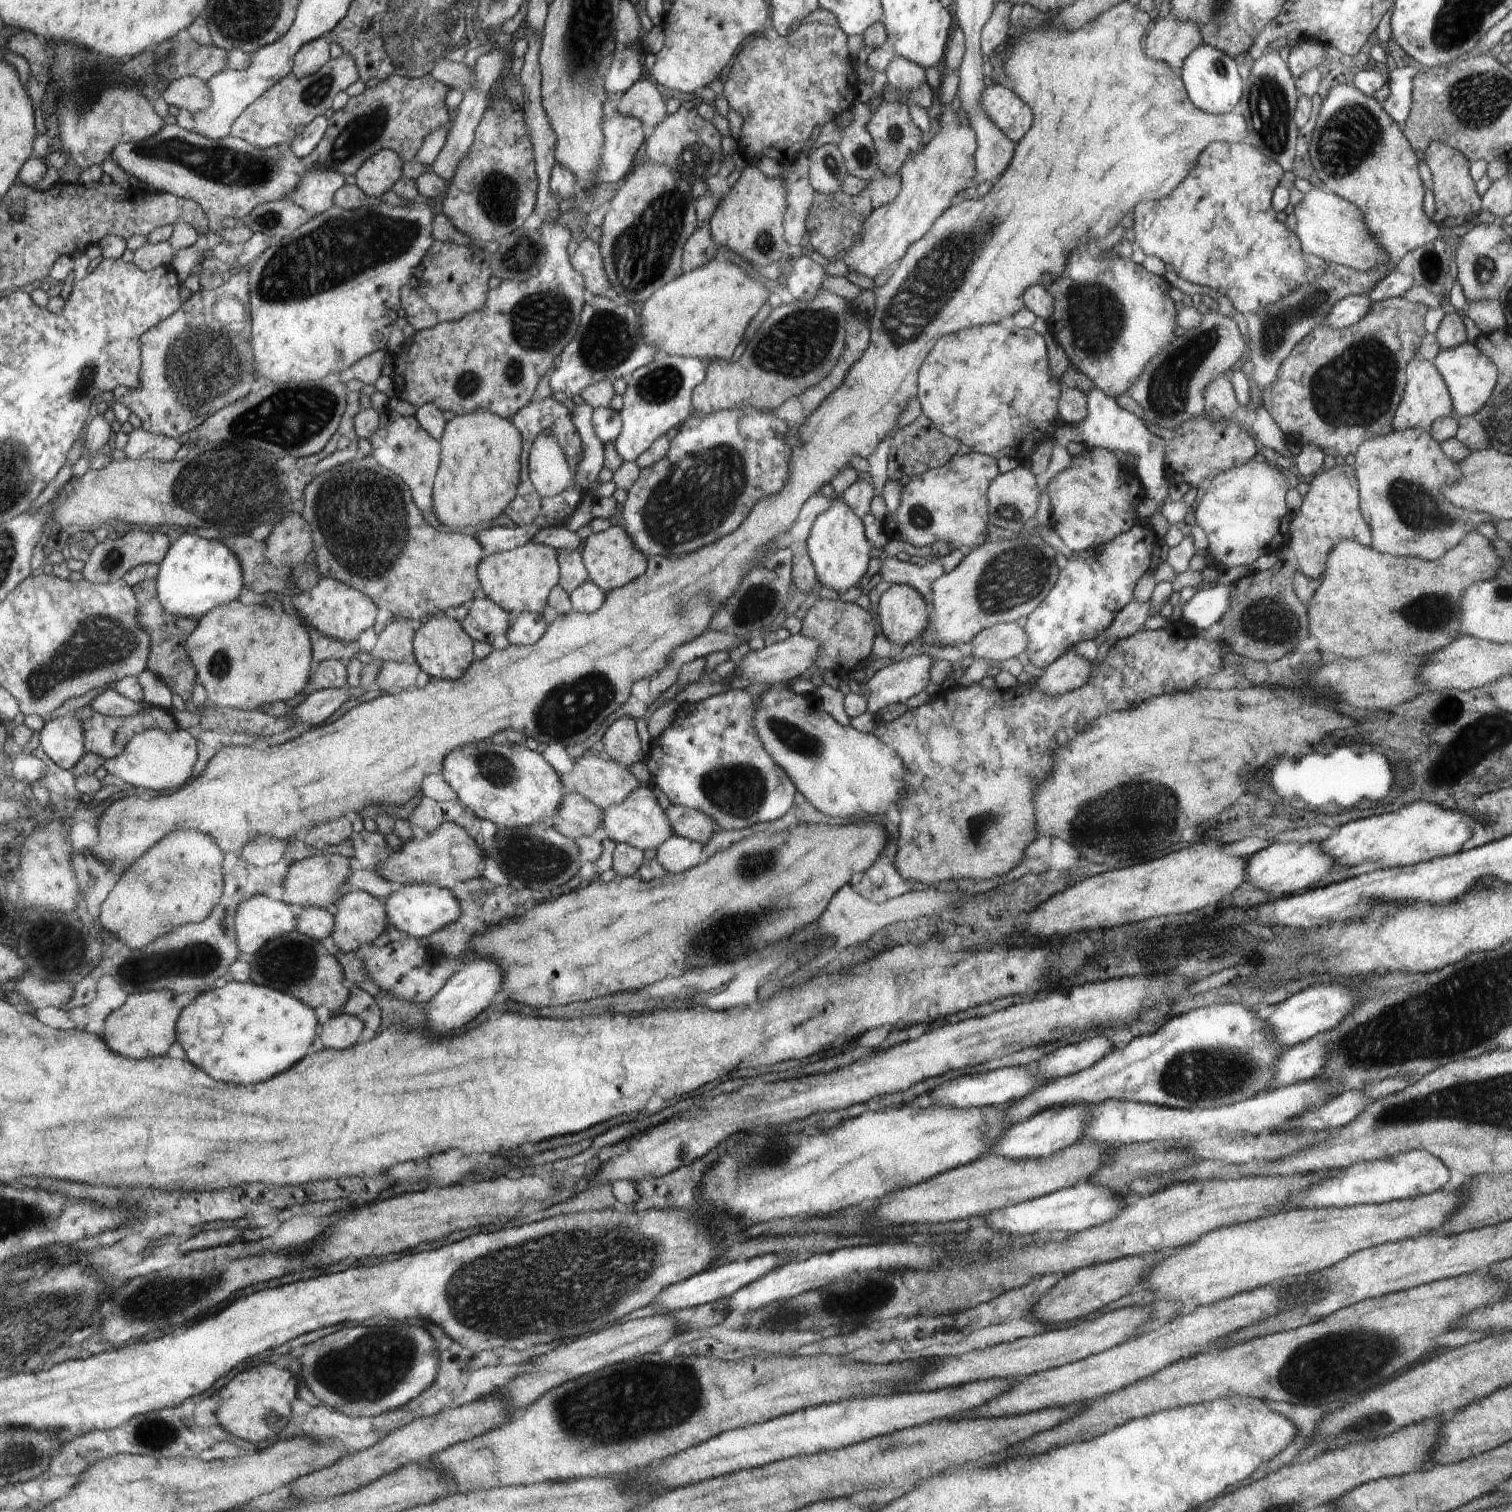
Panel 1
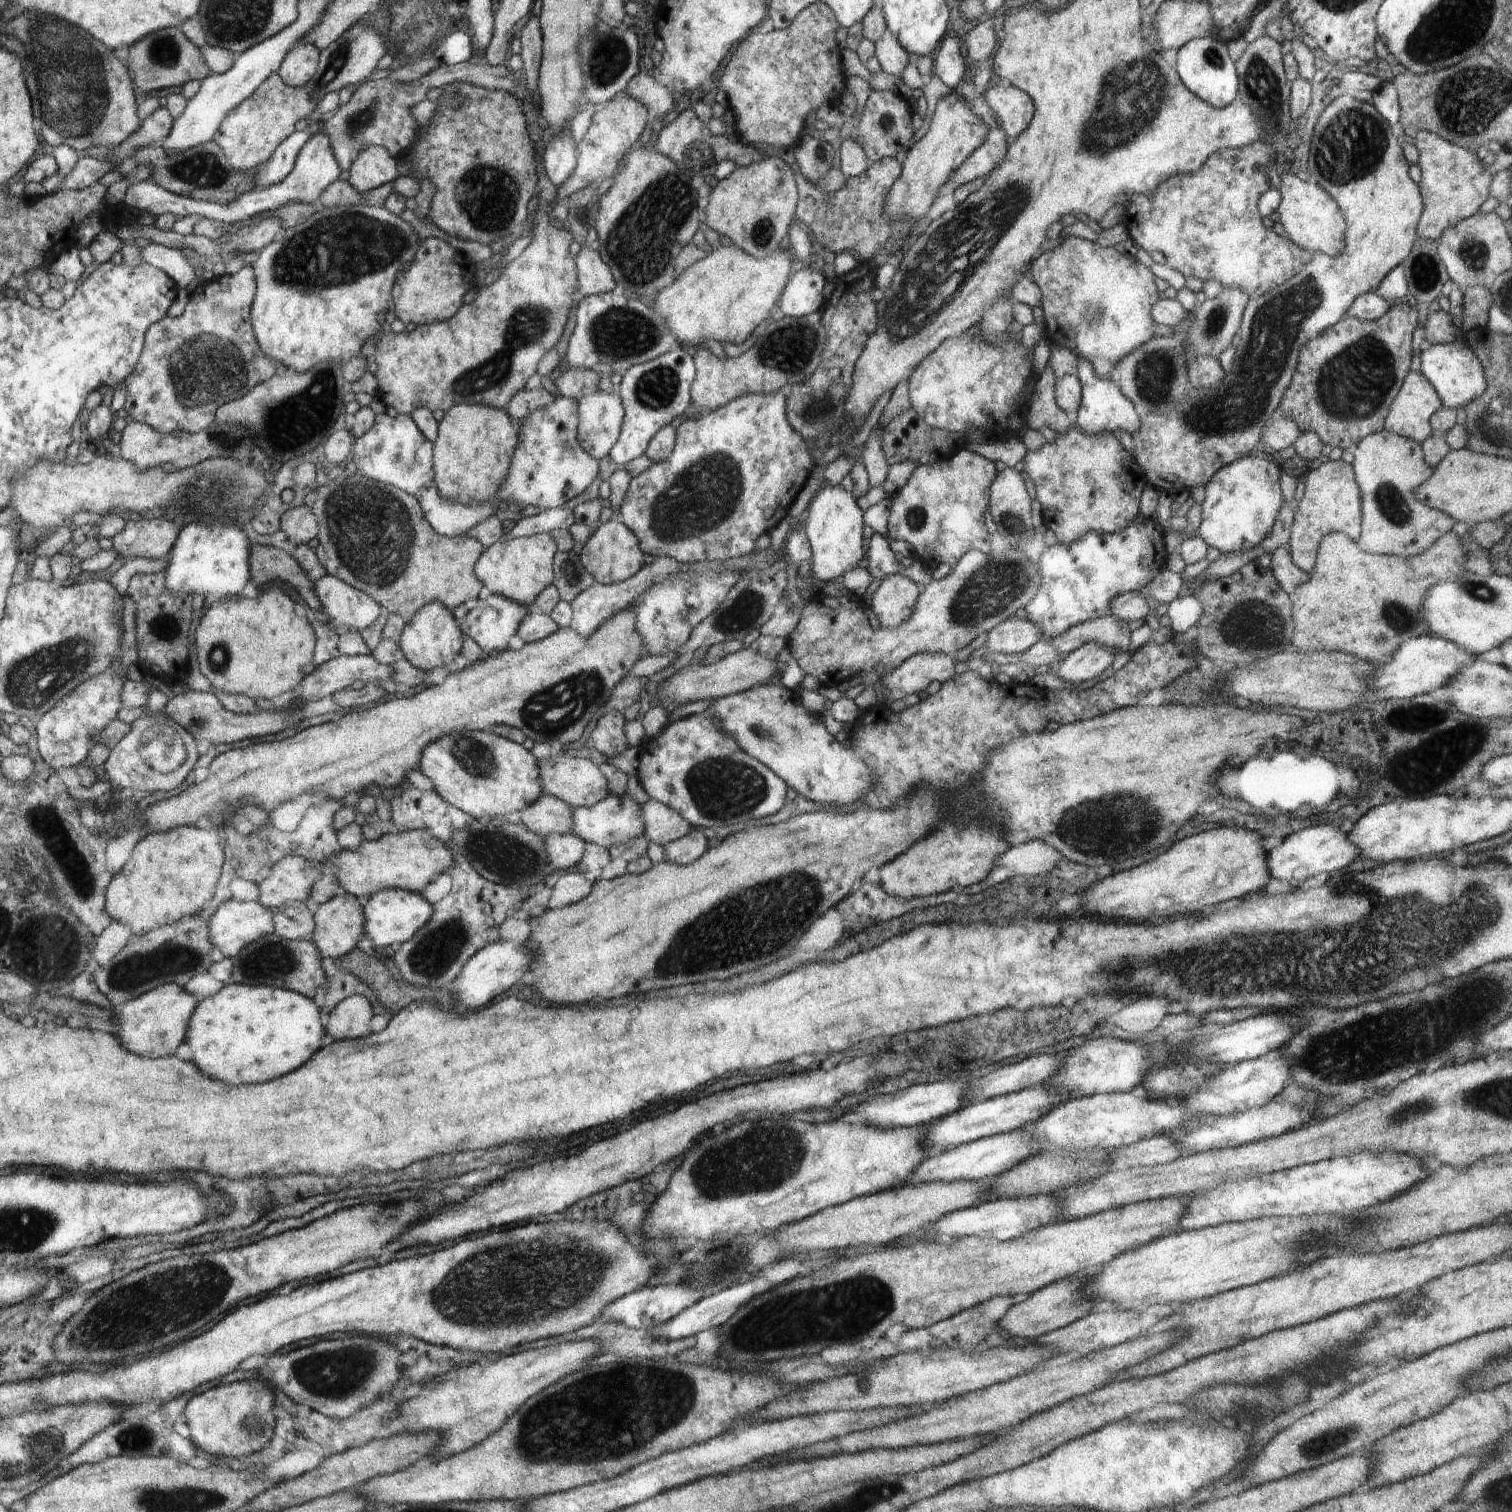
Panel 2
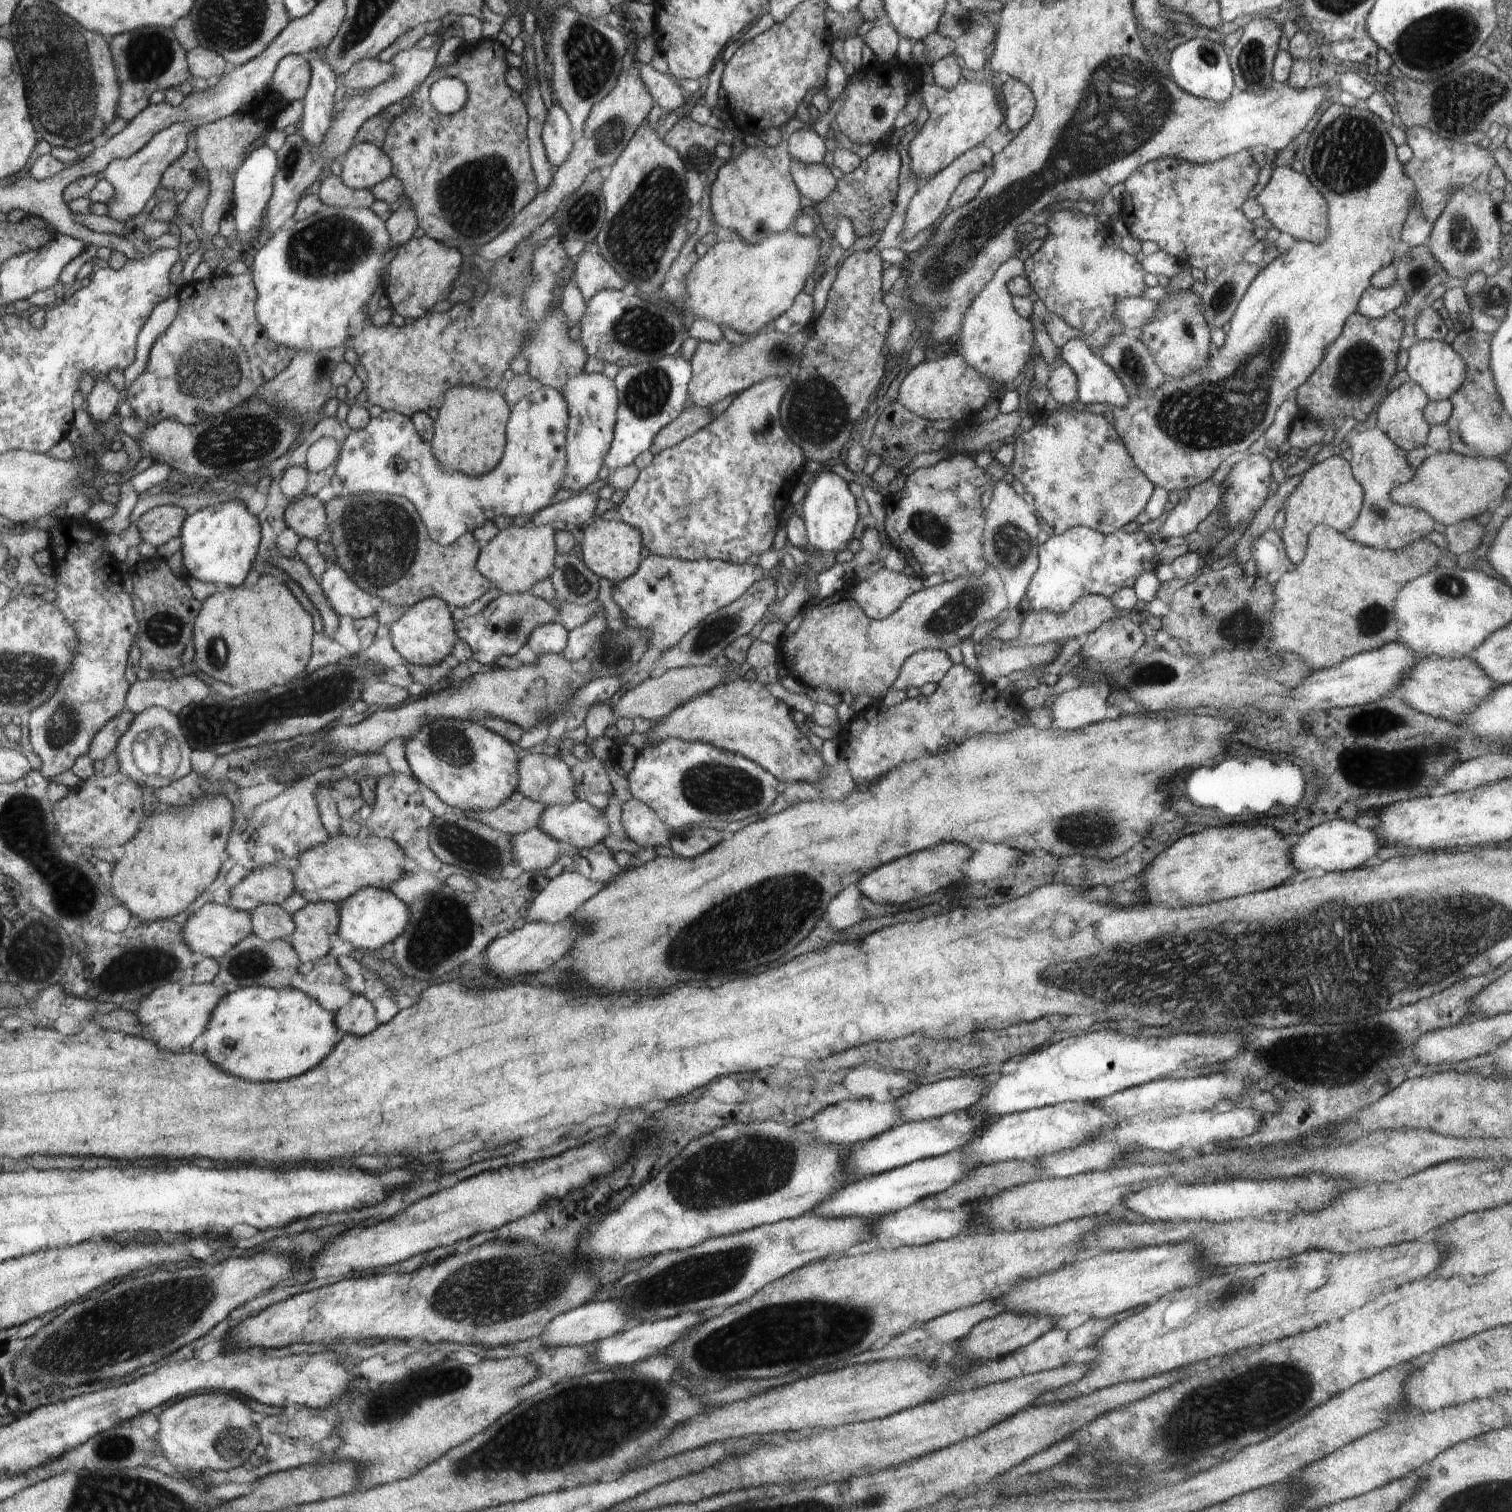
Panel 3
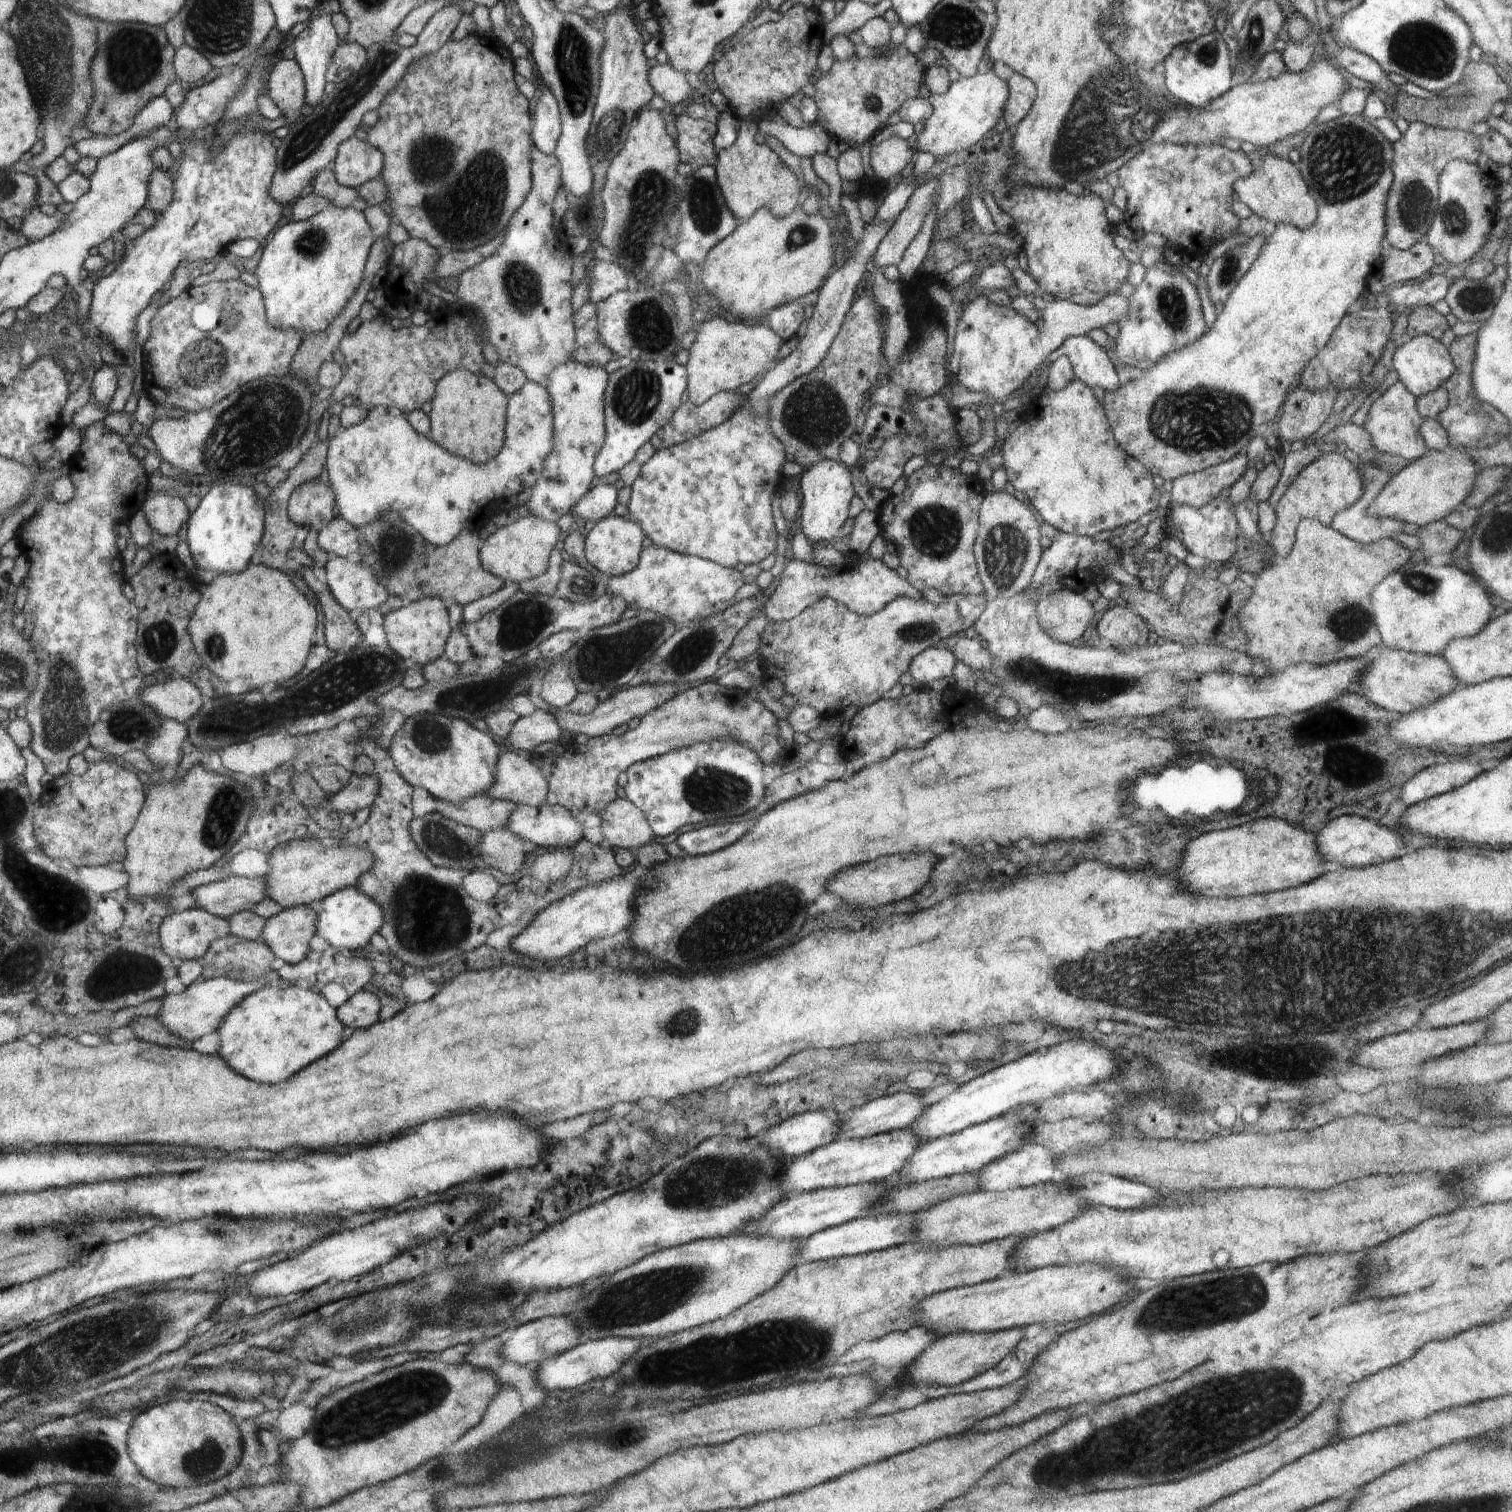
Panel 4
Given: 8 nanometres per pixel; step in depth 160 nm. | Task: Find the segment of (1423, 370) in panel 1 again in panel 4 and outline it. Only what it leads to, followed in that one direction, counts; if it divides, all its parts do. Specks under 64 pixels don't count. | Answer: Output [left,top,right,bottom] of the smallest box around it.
[1362,380,1428,461]

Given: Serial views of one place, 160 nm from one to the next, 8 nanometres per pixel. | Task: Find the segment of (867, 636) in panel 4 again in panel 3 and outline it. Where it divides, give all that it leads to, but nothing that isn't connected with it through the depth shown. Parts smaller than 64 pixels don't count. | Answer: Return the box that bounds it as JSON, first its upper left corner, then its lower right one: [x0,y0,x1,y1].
[782,567,1008,701]

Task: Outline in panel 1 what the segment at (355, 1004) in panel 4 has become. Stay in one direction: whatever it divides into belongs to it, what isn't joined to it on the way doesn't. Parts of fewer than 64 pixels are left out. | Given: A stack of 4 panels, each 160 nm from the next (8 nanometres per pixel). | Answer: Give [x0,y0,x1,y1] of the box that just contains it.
[320,1012,363,1048]

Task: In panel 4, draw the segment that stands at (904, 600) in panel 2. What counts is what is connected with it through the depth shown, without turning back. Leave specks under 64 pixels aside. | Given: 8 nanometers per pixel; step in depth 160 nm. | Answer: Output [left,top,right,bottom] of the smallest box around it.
[765,559,921,623]

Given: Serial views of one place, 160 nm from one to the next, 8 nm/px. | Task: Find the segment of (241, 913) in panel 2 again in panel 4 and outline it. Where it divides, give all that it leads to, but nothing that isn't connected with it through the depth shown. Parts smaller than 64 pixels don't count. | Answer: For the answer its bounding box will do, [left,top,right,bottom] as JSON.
[159,907,232,961]

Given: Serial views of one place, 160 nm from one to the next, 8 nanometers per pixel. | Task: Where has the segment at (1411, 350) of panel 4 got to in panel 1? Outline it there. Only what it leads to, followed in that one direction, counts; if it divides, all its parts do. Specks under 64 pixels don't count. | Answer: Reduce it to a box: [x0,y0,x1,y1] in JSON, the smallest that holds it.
[1432,343,1497,416]

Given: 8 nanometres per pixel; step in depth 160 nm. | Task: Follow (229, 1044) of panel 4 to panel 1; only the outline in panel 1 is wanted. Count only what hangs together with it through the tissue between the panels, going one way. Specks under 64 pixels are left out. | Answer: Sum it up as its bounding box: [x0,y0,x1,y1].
[176,979,318,1084]

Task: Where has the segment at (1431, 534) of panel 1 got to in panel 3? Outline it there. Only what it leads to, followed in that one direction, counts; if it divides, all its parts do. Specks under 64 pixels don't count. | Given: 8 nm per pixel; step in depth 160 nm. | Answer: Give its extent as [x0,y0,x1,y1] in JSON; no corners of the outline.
[1344,425,1437,551]

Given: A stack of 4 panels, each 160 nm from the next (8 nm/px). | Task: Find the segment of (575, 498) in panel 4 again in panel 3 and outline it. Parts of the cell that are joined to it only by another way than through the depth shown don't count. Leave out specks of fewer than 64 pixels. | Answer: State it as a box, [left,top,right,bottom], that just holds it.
[561,372,620,491]

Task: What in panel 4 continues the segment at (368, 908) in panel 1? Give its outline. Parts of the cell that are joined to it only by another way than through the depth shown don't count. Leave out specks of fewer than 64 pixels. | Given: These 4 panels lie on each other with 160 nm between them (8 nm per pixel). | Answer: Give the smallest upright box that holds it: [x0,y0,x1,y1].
[262,906,319,967]

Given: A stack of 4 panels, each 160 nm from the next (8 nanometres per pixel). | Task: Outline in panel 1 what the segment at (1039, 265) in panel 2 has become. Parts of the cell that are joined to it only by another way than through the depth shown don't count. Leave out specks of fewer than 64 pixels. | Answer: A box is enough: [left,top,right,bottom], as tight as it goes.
[1041,244,1177,398]

